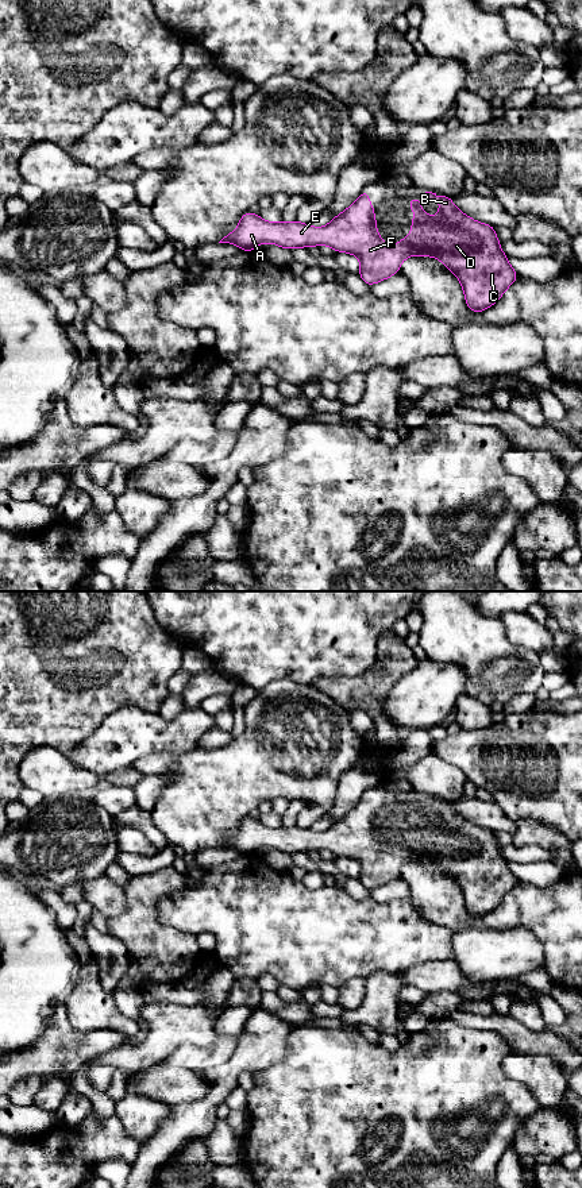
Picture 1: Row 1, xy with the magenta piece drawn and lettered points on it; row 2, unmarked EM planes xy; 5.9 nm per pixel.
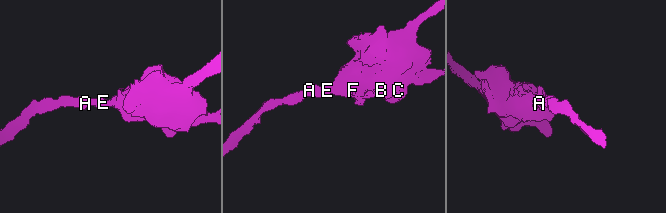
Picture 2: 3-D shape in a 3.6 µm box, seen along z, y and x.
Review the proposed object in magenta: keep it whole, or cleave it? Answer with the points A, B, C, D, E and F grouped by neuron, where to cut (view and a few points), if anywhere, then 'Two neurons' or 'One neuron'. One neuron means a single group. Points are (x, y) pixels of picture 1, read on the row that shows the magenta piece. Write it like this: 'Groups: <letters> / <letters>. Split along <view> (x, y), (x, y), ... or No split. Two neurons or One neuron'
Groups: A B C D E F. No split. One neuron

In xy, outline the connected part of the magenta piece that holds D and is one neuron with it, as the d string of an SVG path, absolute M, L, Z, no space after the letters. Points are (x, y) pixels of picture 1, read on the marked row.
M365 189L343 213L339 213L323 228L302 224L297 220L284 223L265 221L259 215L243 213L235 232L228 232L219 243L231 243L250 254L259 243L274 243L282 248L293 250L308 246L331 246L335 252L348 252L361 259L359 277L369 286L400 273L401 262L413 255L436 256L459 279L466 305L479 313L494 305L504 292L519 278L519 274L501 251L501 242L493 225L479 223L455 208L452 198L432 192L425 192L424 198L439 200L438 217L421 211L421 198L409 198L408 207L417 213L412 217L411 235L402 238L393 247L386 244L377 232L374 207L369 202L370 192Z

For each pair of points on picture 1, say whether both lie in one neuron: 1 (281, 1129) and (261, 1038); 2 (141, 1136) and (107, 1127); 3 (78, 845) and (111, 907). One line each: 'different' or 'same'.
1: different
2: different
3: different

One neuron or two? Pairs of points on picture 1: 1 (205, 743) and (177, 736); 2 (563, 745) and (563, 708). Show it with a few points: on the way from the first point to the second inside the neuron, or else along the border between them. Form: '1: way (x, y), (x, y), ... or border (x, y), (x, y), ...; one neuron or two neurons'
1: border (214, 725), (196, 745); two neurons
2: border (548, 712), (567, 714); two neurons

